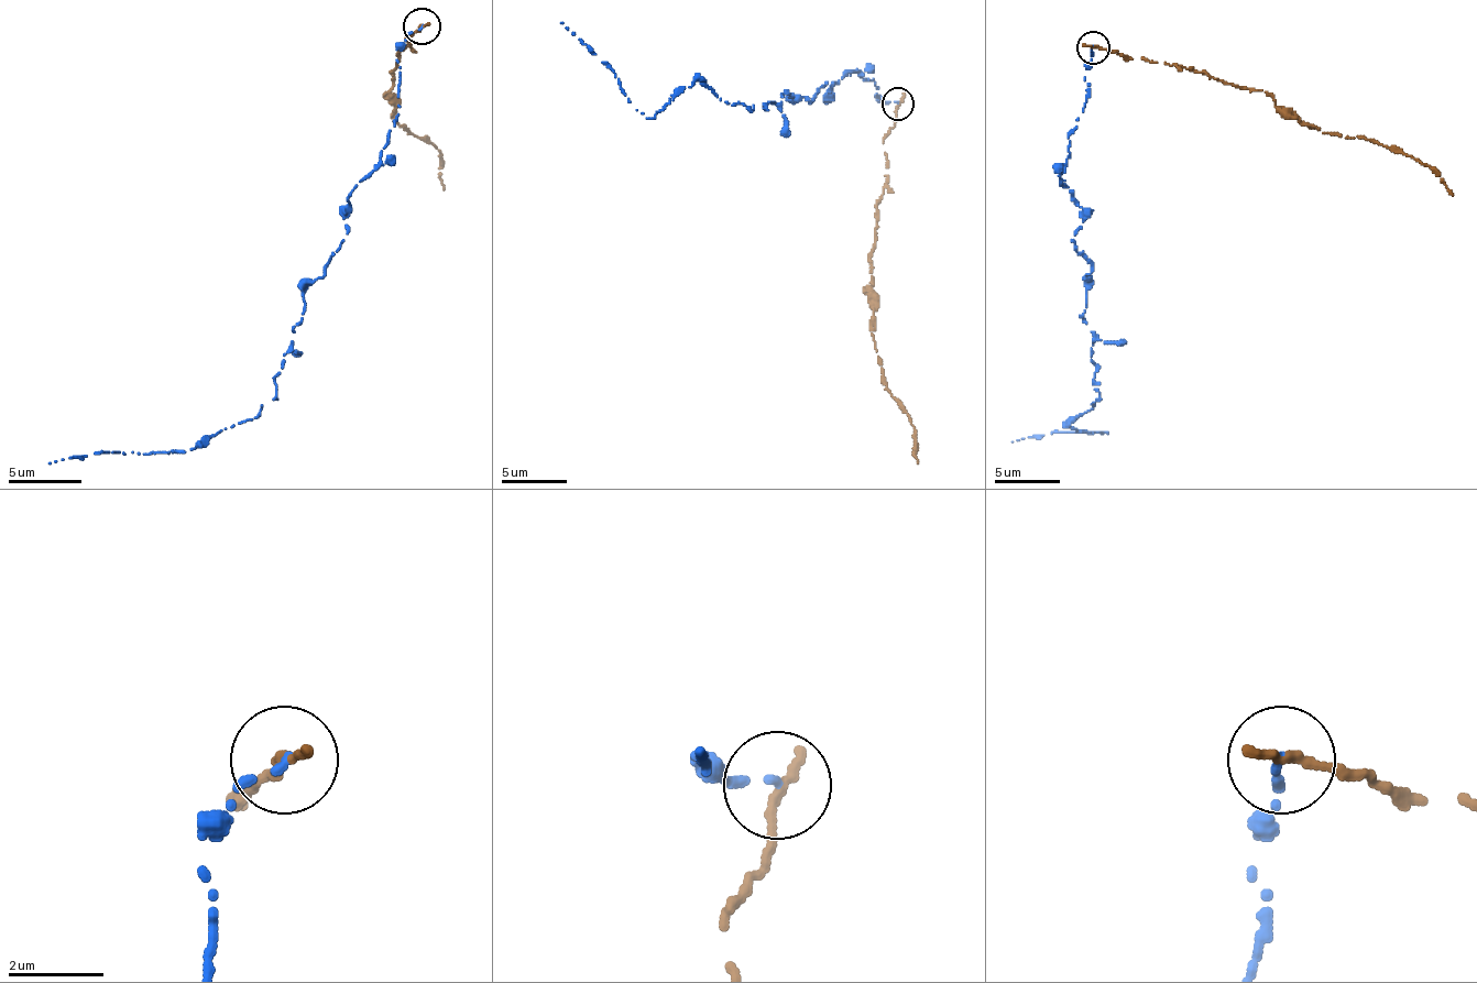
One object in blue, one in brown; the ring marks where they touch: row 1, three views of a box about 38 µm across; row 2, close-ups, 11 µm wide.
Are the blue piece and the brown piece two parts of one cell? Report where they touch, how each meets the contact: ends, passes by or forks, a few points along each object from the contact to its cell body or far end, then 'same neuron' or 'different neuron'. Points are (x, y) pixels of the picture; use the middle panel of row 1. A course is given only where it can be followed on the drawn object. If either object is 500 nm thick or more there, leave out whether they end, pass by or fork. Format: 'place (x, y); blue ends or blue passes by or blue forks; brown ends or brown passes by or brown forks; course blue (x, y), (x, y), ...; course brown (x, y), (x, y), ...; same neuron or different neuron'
place (898, 104); blue ends; brown ends; course blue (897, 104), (854, 72), (828, 94), (831, 84), (752, 110), (700, 80), (647, 117), (561, 22); course brown (897, 104), (894, 127), (884, 140), (887, 186), (877, 206), (871, 301), (884, 383), (914, 429), (917, 462); different neuron

